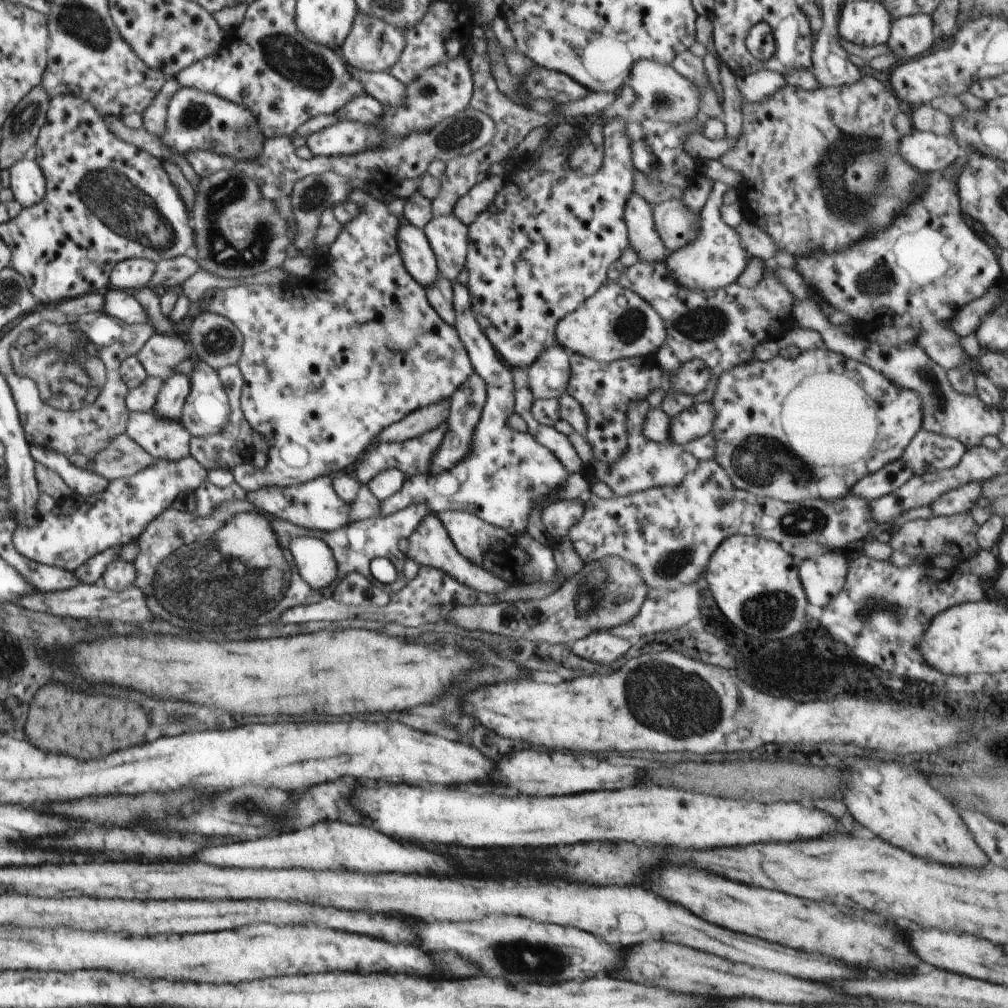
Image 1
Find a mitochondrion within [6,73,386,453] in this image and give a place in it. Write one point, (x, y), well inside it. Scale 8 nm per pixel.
(73, 386)

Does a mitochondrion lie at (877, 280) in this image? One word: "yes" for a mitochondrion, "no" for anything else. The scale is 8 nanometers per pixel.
yes

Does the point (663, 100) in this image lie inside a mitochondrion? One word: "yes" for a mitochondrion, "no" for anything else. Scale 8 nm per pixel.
yes

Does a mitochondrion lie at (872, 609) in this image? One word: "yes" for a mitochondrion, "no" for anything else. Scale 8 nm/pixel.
yes

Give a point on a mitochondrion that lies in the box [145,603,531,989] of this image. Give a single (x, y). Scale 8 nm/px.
(245, 804)

